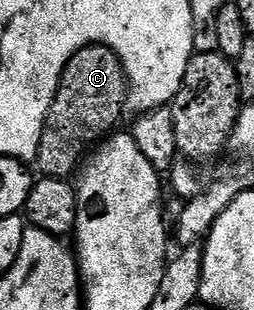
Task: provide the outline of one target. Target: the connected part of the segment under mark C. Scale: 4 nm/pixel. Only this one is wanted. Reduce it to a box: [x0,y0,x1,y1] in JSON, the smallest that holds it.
[36,45,128,178]

